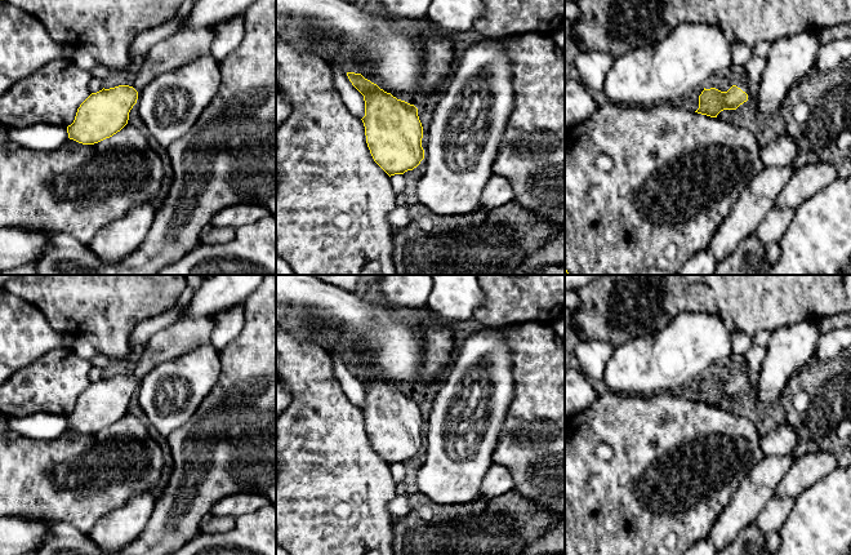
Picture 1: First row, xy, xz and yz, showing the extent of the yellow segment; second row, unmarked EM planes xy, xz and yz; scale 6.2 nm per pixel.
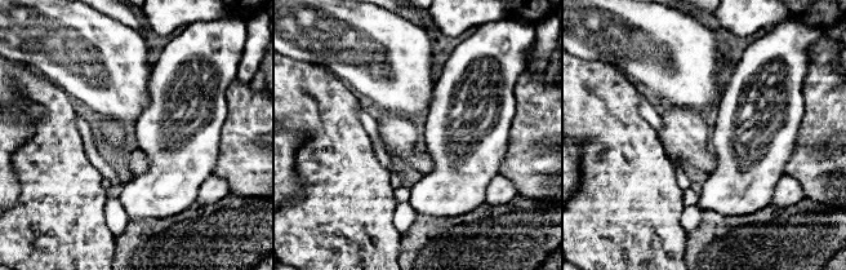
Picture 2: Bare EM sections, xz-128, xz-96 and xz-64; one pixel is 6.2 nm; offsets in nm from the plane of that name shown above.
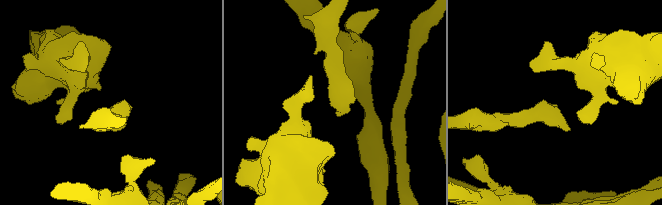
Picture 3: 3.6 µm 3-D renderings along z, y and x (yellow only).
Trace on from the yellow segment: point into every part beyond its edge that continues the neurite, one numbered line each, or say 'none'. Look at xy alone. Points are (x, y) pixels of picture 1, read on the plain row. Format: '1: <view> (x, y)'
1: xy (185, 336)

